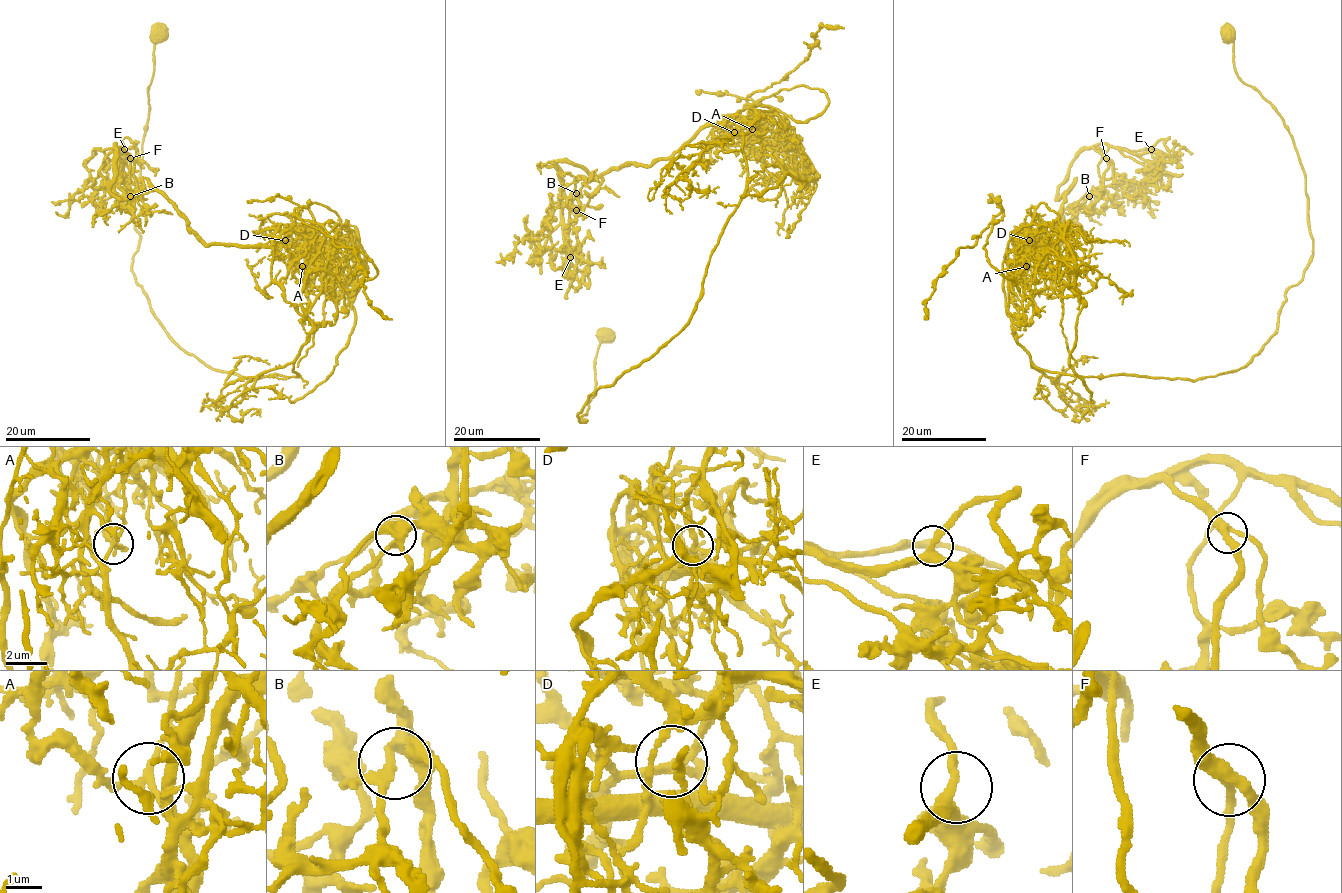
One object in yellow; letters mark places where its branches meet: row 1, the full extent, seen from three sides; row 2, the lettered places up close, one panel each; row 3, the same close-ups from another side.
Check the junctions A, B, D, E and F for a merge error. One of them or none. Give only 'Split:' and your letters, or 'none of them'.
Split: A

